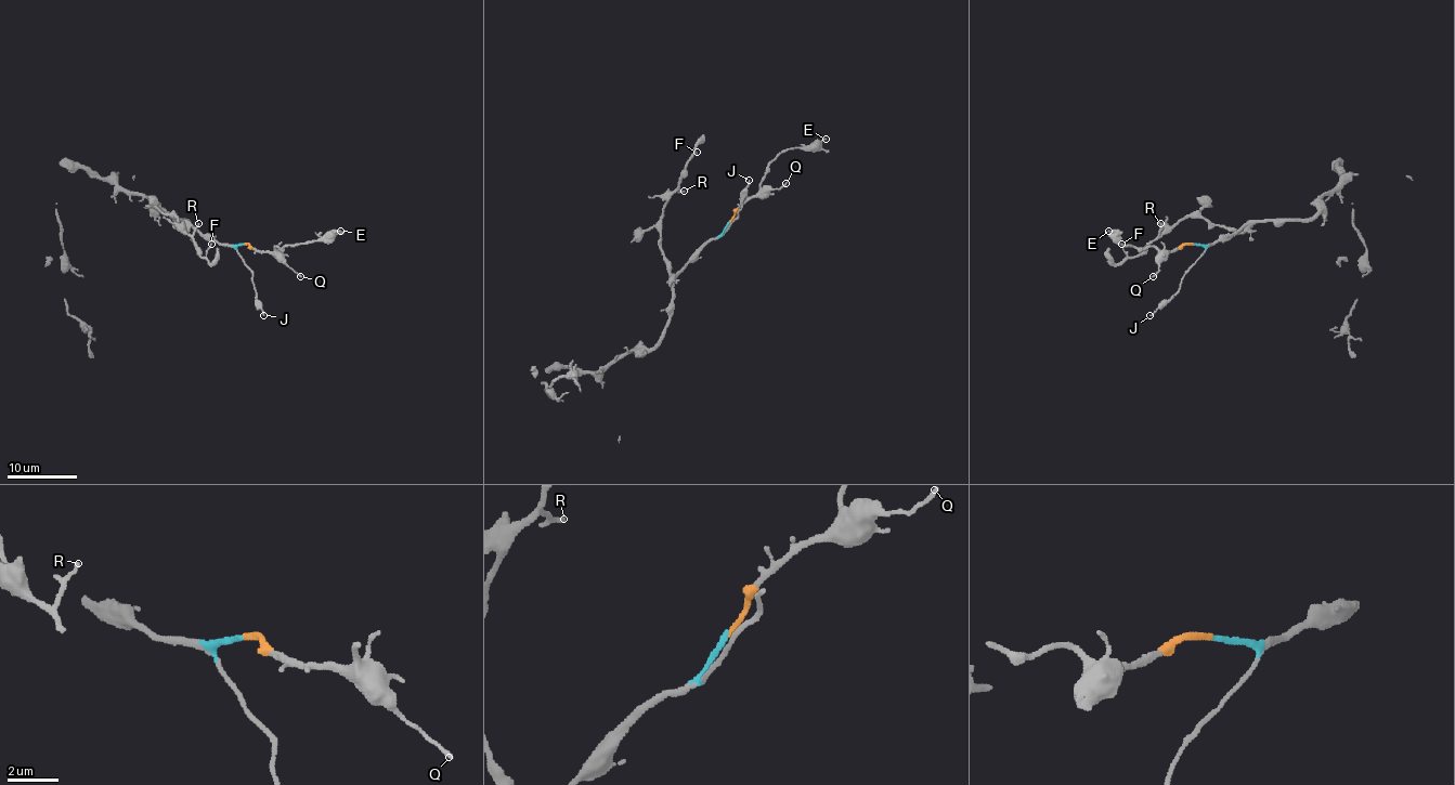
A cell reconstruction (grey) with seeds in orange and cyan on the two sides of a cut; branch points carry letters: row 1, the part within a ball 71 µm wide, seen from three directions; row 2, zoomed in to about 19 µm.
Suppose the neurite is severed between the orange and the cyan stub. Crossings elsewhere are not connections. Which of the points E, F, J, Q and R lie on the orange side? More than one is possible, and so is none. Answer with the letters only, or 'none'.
E, Q

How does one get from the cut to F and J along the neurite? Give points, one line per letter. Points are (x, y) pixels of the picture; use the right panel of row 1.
F: (1192, 243), (1213, 245), (1243, 227), (1229, 231), (1200, 217), (1185, 217), (1133, 257), (1122, 243)
J: (1192, 243), (1200, 245), (1205, 251), (1189, 270), (1178, 290), (1151, 315)

